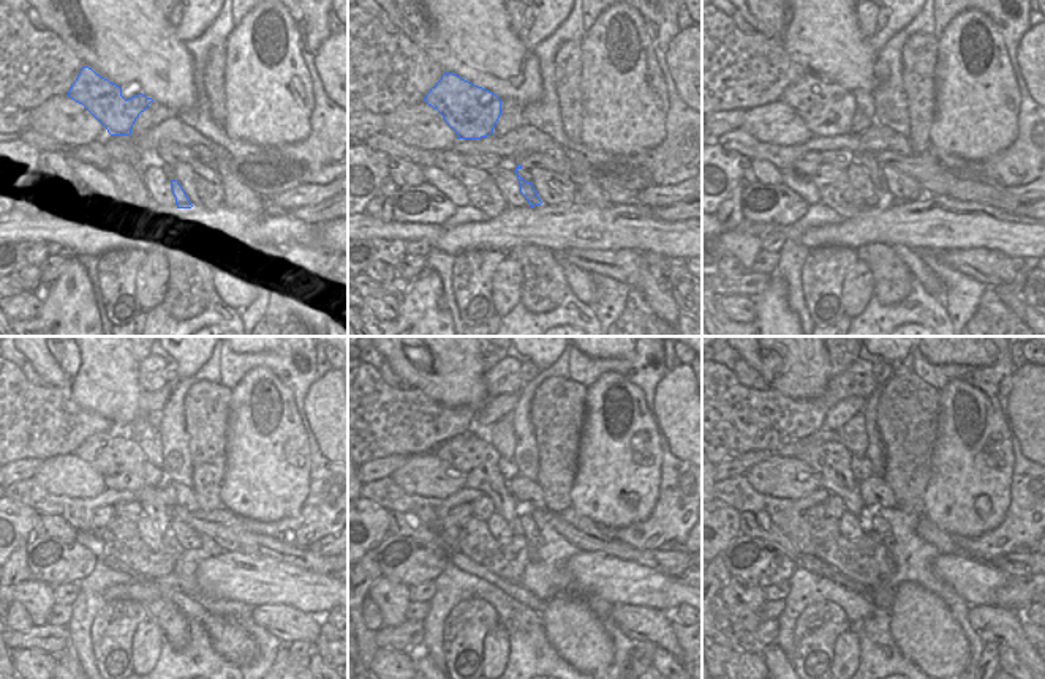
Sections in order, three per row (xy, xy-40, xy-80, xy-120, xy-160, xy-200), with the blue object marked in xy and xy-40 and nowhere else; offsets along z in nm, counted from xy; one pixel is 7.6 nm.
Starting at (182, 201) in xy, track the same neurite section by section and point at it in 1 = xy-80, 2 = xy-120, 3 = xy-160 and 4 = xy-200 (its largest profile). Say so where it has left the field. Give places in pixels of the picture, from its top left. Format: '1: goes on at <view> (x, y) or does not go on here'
1: goes on at xy-80 (867, 160)
2: goes on at xy-120 (120, 461)
3: goes on at xy-160 (476, 458)
4: goes on at xy-200 (832, 460)

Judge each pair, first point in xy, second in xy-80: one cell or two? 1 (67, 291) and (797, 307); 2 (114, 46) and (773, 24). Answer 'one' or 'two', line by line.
1: two
2: one

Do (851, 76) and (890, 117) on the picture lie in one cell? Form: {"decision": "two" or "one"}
{"decision": "two"}

